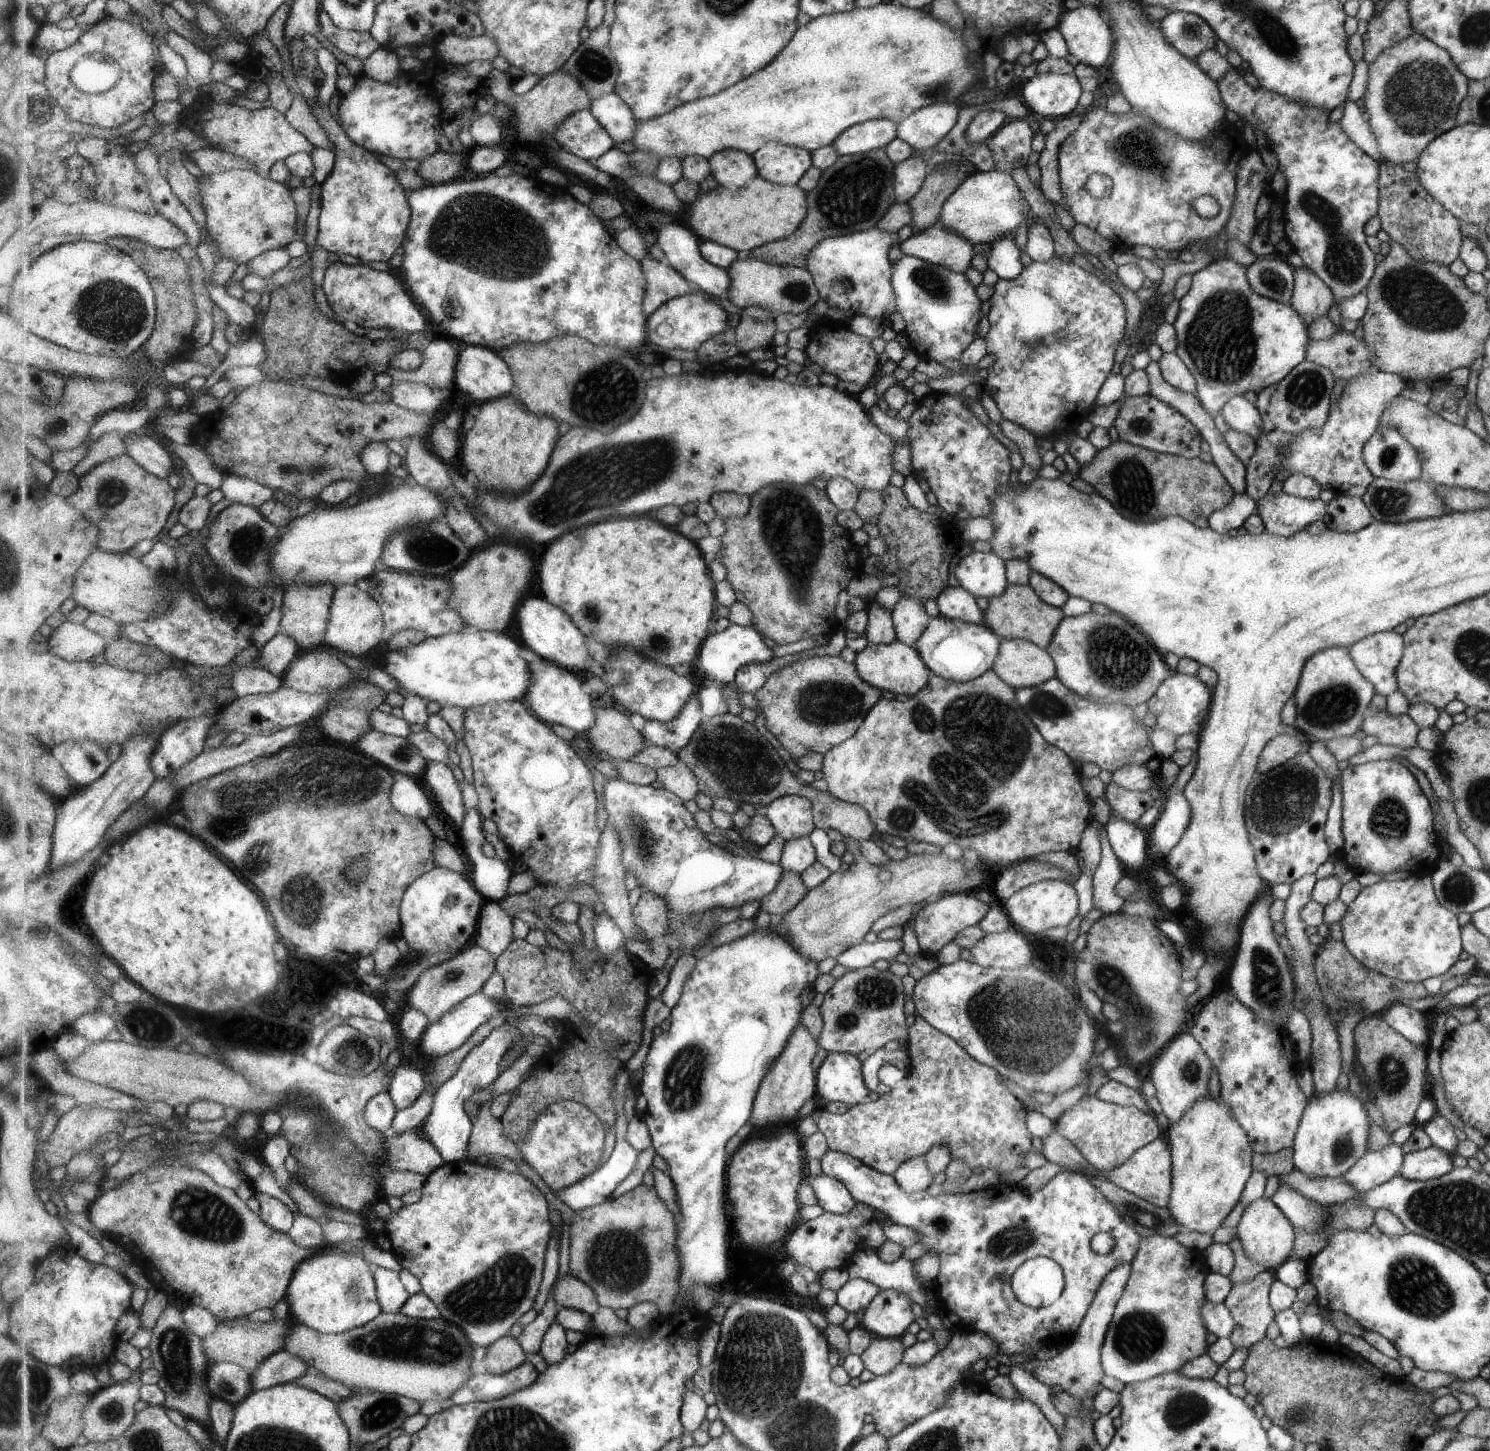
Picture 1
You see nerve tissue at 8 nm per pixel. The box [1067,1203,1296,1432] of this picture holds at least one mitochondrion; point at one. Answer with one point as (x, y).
(1140, 1335)

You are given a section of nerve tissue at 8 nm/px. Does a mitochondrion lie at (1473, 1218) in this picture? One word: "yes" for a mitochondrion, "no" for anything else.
yes

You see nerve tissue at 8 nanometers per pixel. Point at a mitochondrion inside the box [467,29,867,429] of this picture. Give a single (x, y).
(593, 65)

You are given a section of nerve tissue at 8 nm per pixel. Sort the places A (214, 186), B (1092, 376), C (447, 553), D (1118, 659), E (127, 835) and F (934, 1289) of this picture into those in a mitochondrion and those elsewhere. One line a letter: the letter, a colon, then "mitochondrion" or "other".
A: mitochondrion
B: other
C: mitochondrion
D: mitochondrion
E: other
F: other

